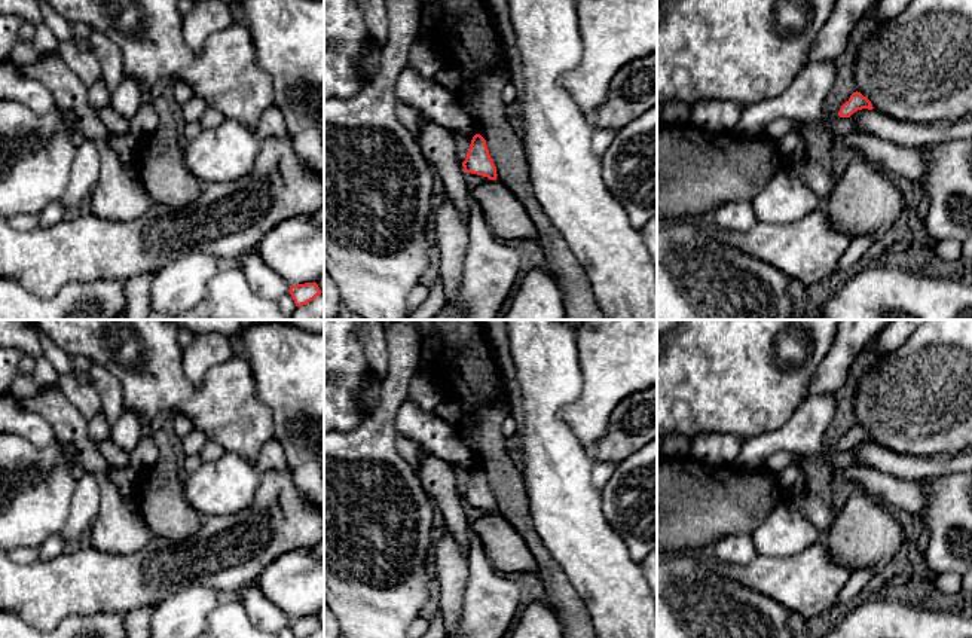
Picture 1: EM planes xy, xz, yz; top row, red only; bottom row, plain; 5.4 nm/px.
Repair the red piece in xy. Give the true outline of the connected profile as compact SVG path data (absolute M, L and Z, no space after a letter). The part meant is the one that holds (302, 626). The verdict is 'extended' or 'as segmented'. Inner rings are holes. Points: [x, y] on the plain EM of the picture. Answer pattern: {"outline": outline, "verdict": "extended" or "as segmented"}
{"outline": "M317 616L290 619L288 625L296 638L306 638L323 626Z", "verdict": "as segmented"}

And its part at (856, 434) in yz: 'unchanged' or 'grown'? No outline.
unchanged

